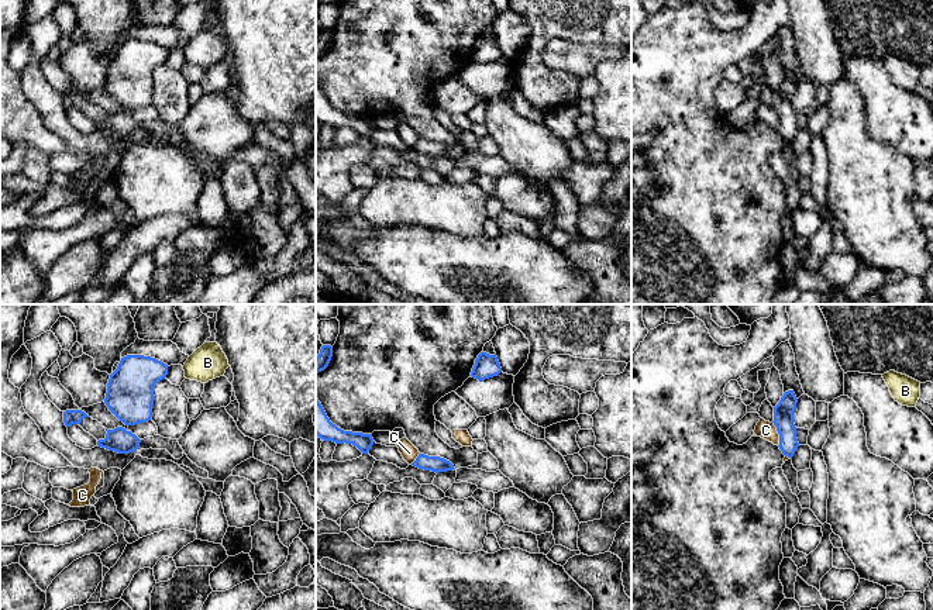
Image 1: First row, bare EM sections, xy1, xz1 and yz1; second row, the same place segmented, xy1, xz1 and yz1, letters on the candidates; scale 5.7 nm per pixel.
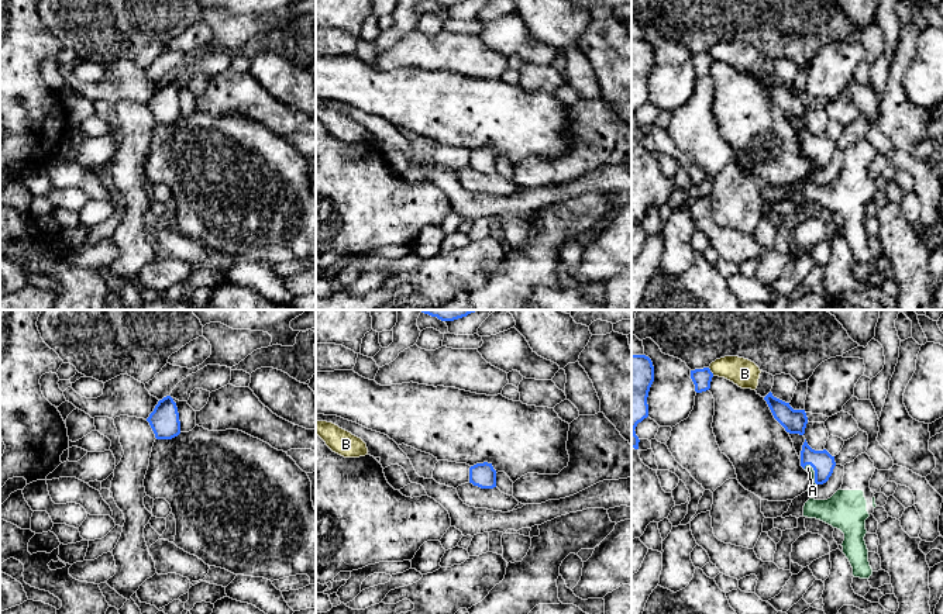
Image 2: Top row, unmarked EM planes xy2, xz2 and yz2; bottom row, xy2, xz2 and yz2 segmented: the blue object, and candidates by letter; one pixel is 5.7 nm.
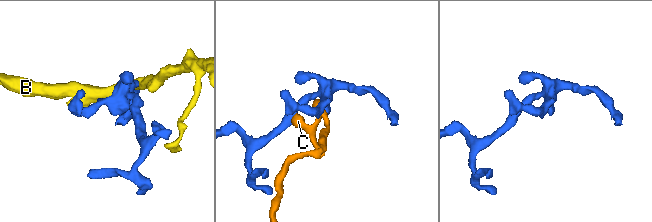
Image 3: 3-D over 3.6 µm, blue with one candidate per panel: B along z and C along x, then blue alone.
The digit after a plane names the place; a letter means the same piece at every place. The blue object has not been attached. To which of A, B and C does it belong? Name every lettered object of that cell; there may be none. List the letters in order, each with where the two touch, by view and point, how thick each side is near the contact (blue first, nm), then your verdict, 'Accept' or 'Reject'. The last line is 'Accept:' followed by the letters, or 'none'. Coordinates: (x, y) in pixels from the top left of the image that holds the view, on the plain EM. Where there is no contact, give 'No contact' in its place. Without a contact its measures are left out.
A: Touches blue at yz2 (815, 158). Thickness 130 nm (blue) against 50 nm. Accept
B: Touches blue at yz2 (711, 57). Thickness 110 nm (blue) against 160 nm. Reject
C: Touches blue at yz1 (778, 117). Thickness 110 nm (blue) against 100 nm. Reject
Accept: A

